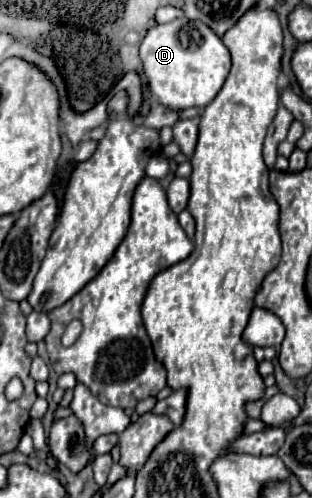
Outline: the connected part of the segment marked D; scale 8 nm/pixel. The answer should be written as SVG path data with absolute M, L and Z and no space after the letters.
M186 17L154 25L140 45L140 59L150 95L172 111L206 107L216 97L230 71L230 53L222 39L208 25Z

